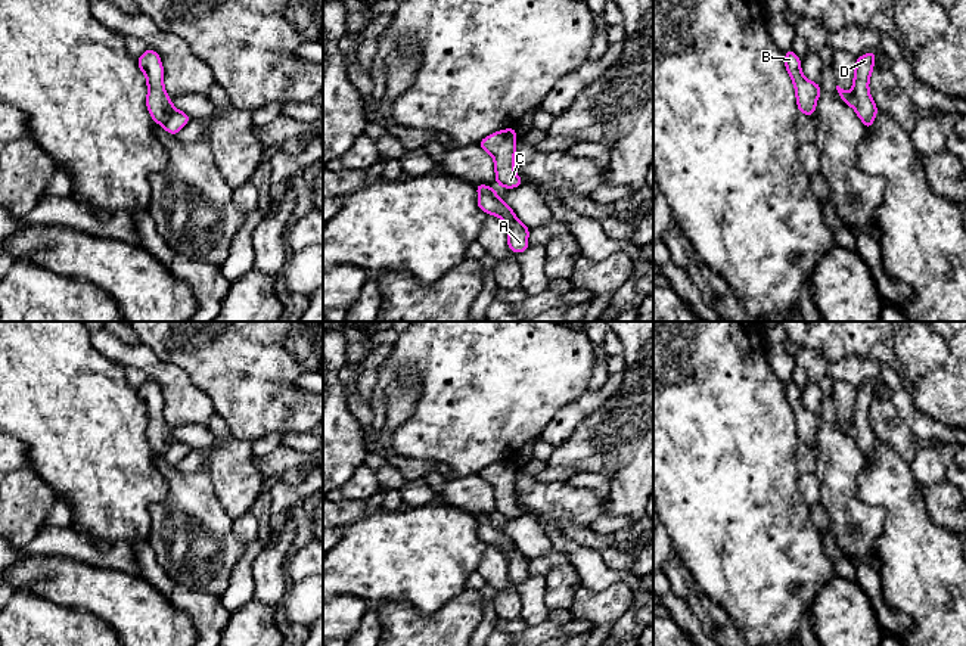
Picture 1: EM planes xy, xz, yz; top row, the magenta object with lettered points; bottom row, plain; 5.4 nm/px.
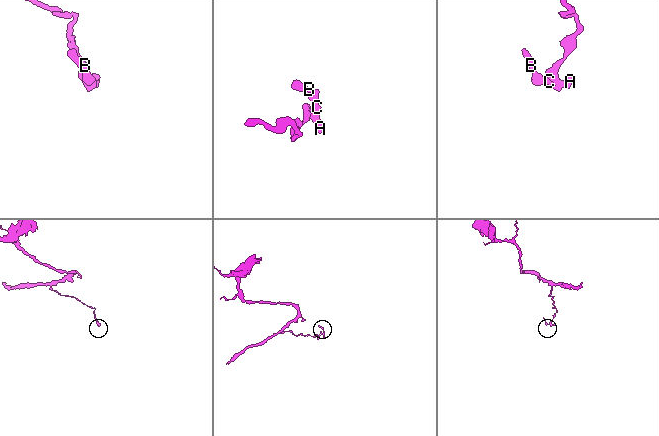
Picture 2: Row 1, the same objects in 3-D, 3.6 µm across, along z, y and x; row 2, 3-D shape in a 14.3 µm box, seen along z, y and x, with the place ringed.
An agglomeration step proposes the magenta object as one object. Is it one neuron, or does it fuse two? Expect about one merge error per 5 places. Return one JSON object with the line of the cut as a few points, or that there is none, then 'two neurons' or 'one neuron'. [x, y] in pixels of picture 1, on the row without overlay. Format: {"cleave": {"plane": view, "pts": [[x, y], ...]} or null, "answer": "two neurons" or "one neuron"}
{"cleave": null, "answer": "one neuron"}

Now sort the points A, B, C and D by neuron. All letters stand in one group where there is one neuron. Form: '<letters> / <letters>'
A B C D

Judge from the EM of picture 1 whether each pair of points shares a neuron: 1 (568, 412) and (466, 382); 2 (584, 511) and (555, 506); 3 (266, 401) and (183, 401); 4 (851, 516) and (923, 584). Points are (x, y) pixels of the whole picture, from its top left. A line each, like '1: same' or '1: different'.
1: different
2: same
3: different
4: different

